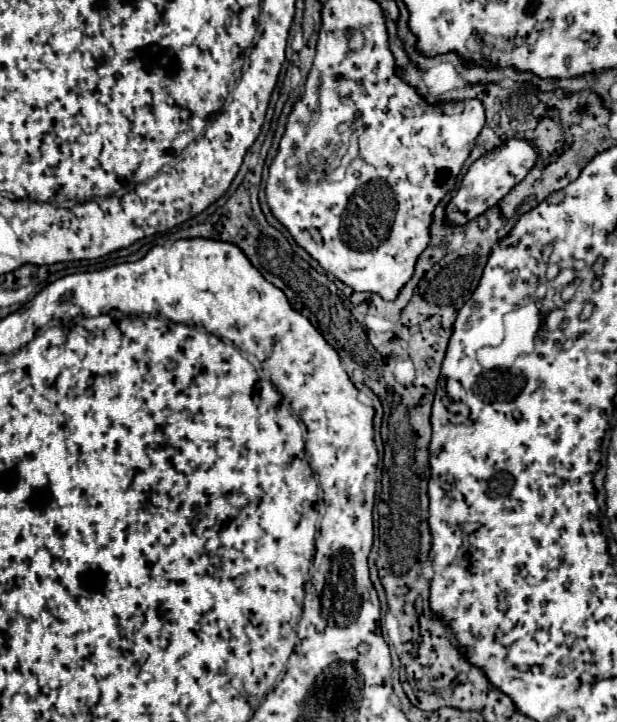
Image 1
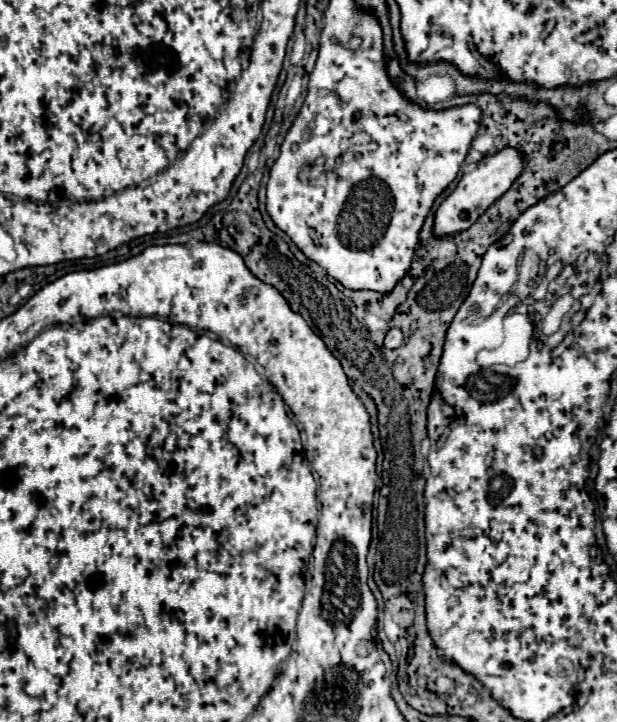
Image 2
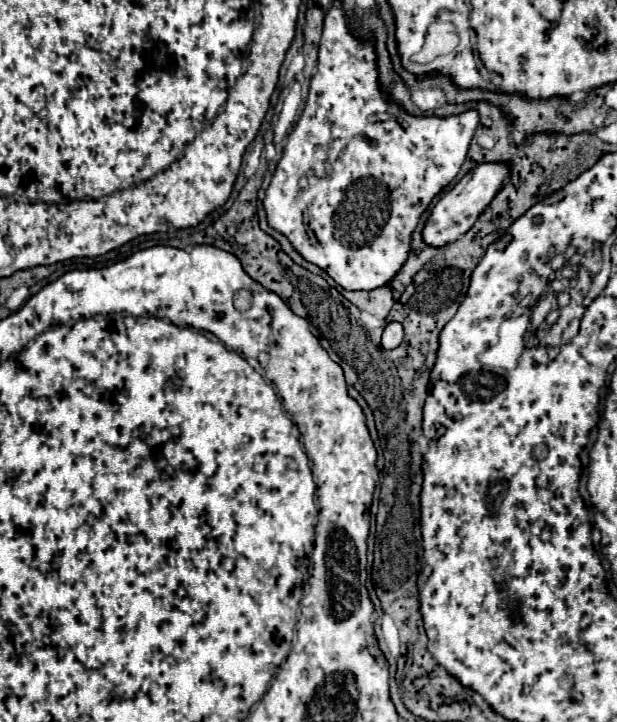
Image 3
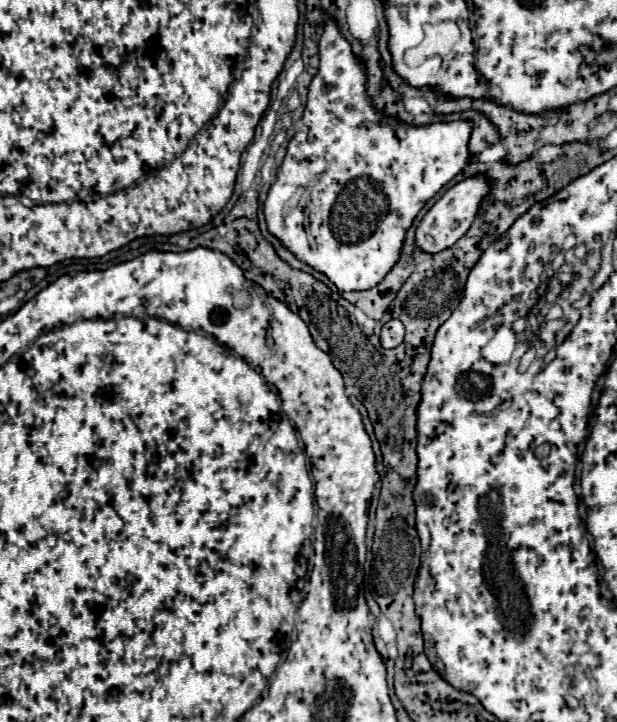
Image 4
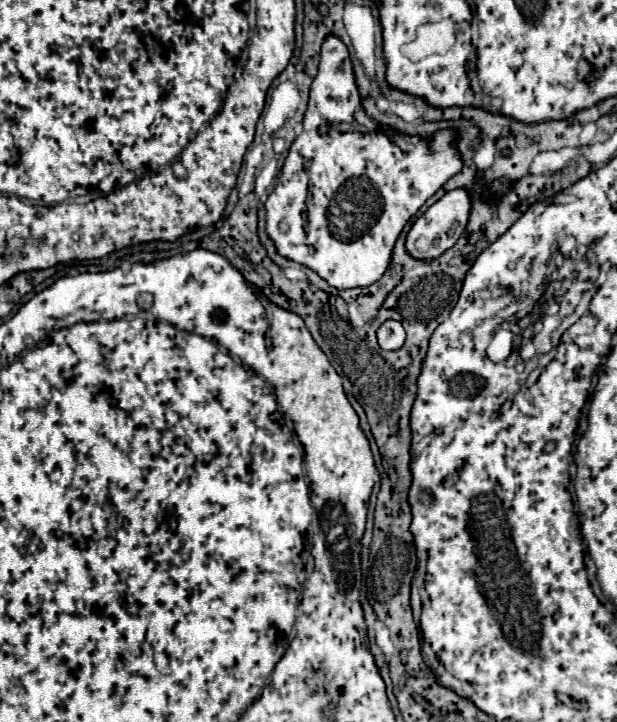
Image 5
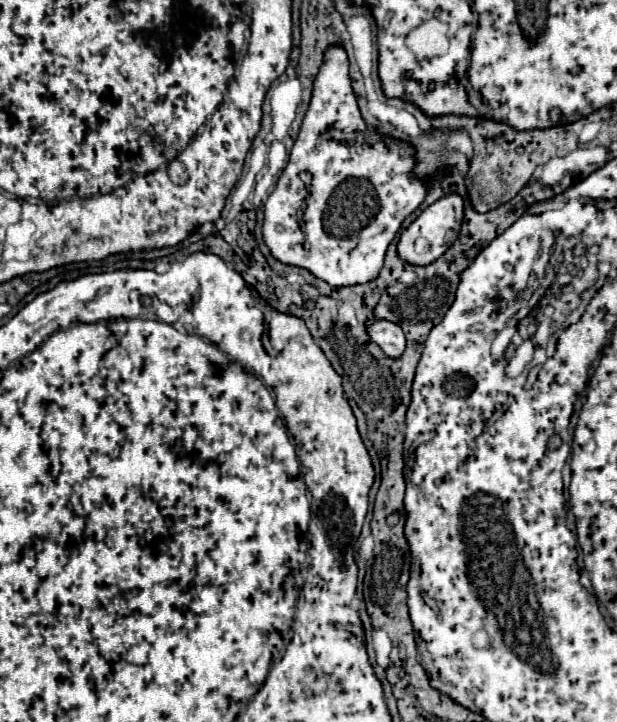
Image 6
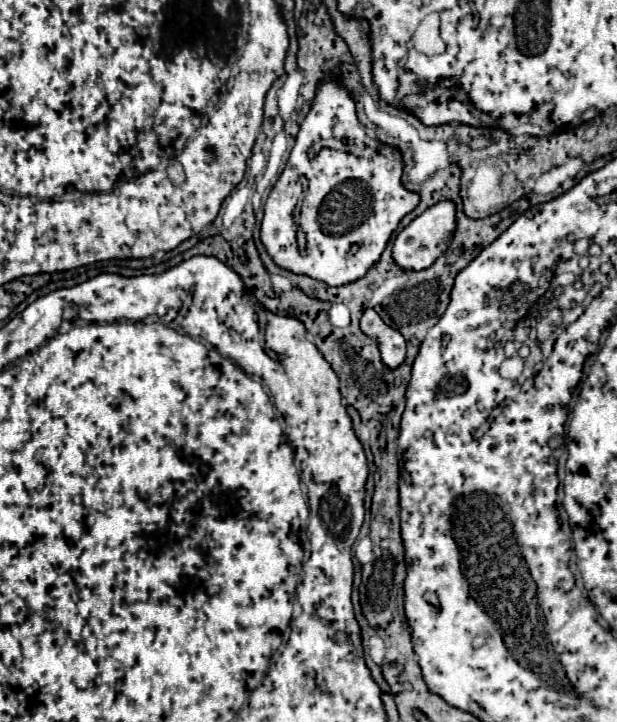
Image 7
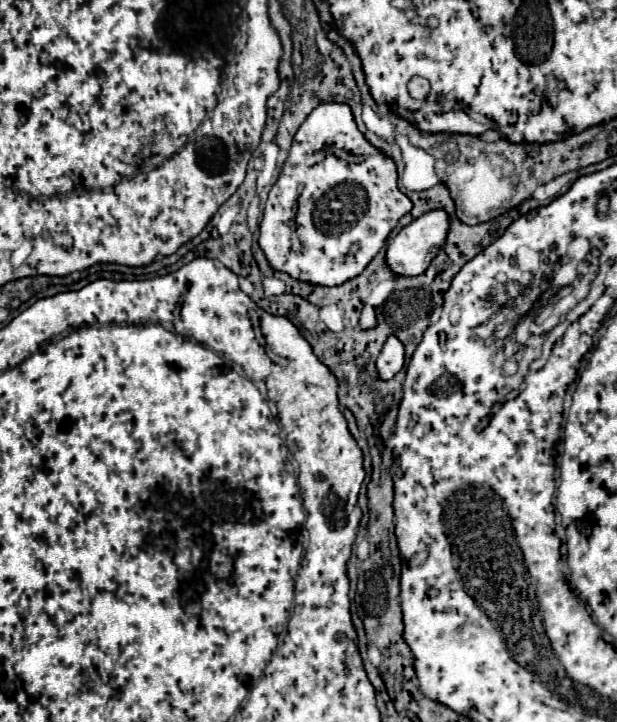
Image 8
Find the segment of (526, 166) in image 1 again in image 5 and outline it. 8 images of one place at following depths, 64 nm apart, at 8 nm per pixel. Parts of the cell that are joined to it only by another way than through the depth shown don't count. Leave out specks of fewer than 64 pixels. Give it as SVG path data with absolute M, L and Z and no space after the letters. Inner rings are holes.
M454 188L446 192L436 204L432 204L412 226L406 238L406 248L408 252L418 258L418 260L428 260L428 258L438 258L442 252L452 248L456 240L462 236L466 230L468 218L470 218L470 208L472 208L472 196L468 188ZM422 242L422 246L420 246Z

